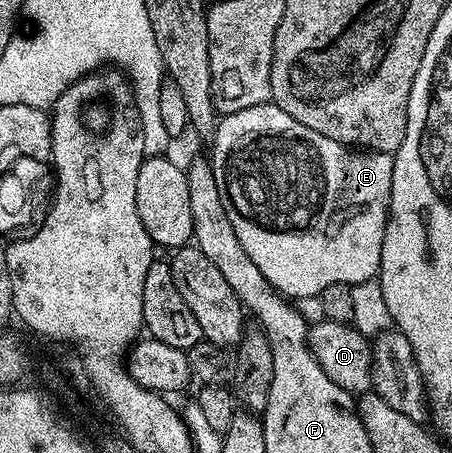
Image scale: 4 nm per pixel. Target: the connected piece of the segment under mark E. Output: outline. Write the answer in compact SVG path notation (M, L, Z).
M273 102L225 113L217 121L212 144L212 167L220 181L228 222L244 246L244 254L256 262L256 270L268 278L275 292L287 298L317 297L333 284L353 286L377 277L392 190L391 153L351 150L308 130Z

